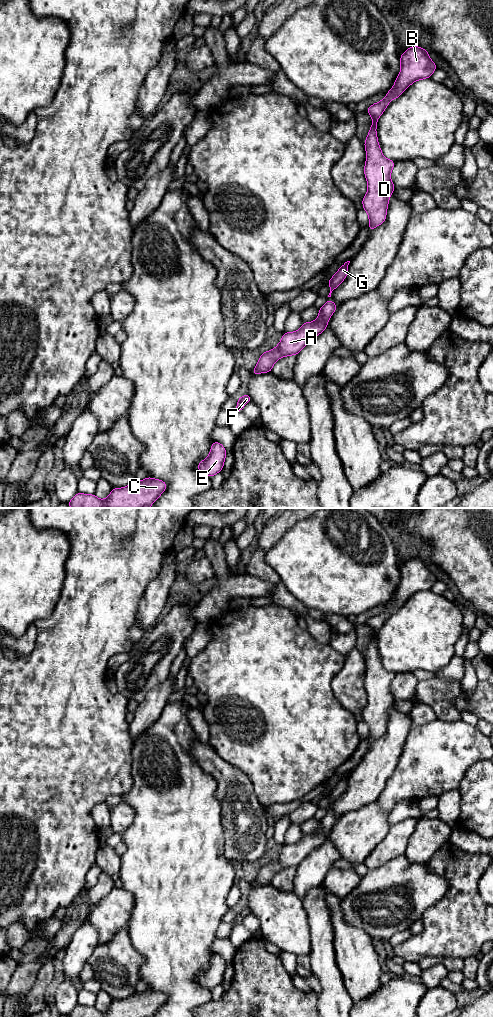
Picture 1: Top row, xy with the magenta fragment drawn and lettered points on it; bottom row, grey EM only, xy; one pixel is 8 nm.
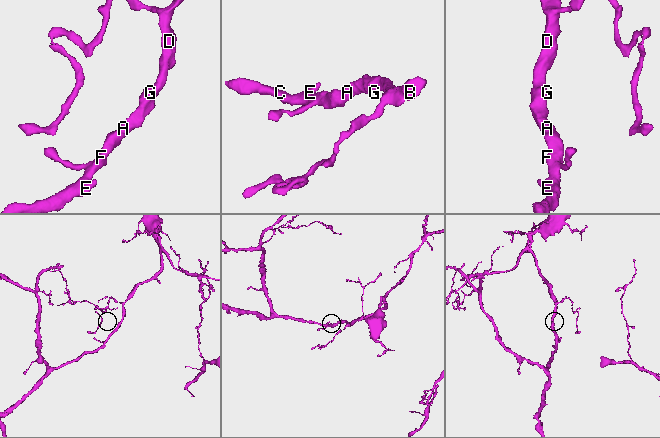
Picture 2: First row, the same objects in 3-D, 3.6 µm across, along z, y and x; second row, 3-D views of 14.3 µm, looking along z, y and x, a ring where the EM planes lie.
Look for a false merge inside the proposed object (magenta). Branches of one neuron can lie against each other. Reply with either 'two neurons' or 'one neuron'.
one neuron

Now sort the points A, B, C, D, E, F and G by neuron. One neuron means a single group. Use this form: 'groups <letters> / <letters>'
groups A B C D E F G

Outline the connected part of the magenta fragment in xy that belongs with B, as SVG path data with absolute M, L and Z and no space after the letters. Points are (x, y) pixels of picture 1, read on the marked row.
M419 46L407 48L400 56L400 65L401 71L394 82L394 87L388 90L383 100L366 109L372 117L372 125L364 141L366 149L364 174L368 191L362 199L362 208L369 216L370 232L385 222L389 199L395 189L390 177L395 162L382 154L376 134L378 118L392 99L397 99L415 81L430 78L437 69L436 64L429 58L428 51Z

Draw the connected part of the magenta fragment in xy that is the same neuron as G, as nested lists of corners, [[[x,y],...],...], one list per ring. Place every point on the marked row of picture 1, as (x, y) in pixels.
[[[350,261],[345,262],[339,270],[333,275],[333,277],[326,283],[330,286],[330,293],[328,297],[331,297],[331,293],[333,290],[335,290],[346,278],[348,273],[348,265]]]

